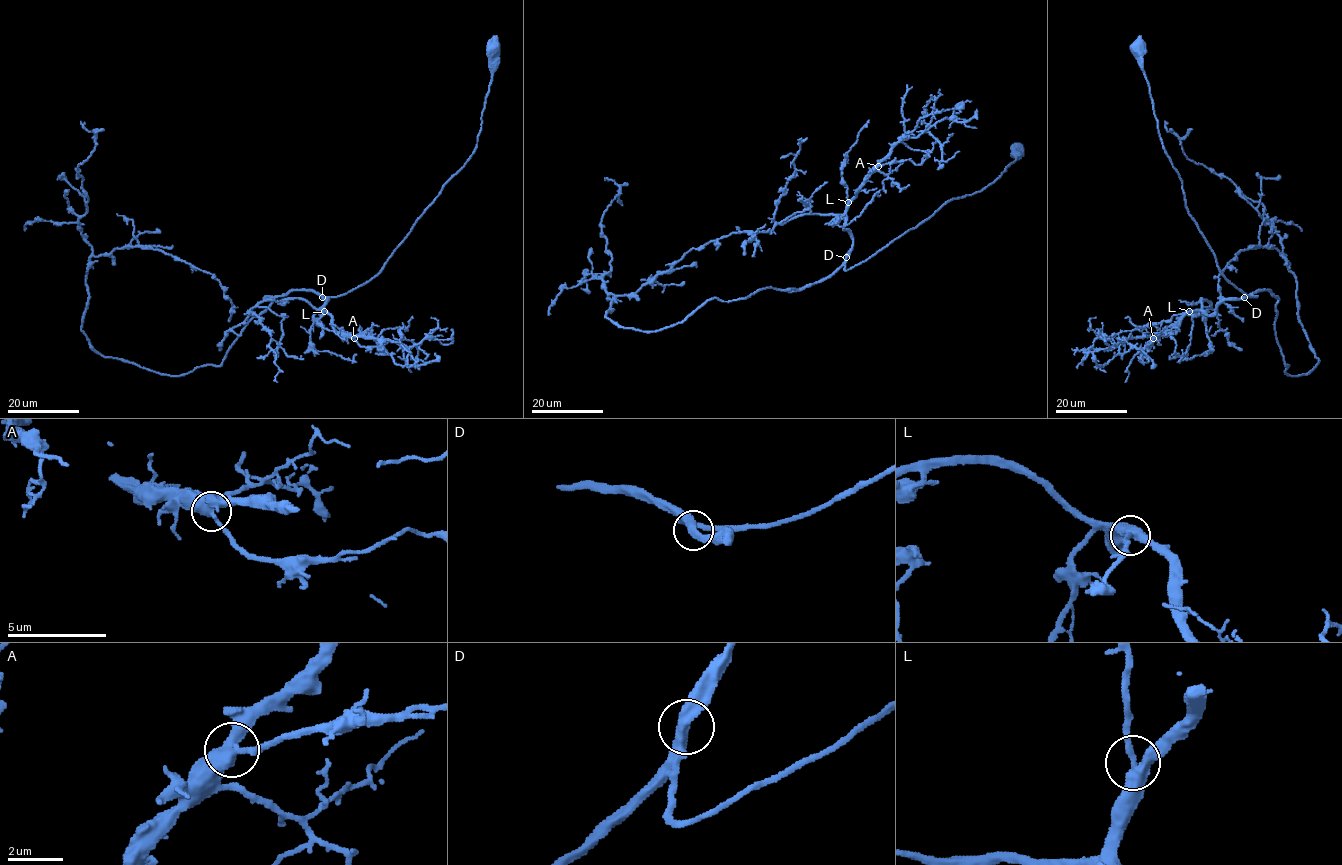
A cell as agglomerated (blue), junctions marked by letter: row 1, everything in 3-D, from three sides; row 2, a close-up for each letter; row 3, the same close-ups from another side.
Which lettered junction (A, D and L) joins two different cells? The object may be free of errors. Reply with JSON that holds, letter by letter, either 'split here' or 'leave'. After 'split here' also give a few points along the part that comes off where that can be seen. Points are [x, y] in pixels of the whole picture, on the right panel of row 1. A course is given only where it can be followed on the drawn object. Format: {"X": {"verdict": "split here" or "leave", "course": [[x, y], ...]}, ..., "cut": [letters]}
{"A": {"verdict": "leave"}, "D": {"verdict": "leave"}, "L": {"verdict": "leave"}, "cut": []}

